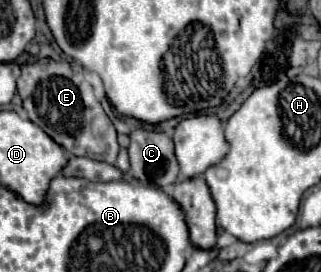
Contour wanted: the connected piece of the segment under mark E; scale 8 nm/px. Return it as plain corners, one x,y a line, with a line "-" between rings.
54,60
26,64
22,66
22,76
18,80
18,94
24,100
28,118
66,152
72,156
96,156
96,160
114,164
118,156
116,130
96,100
82,70

